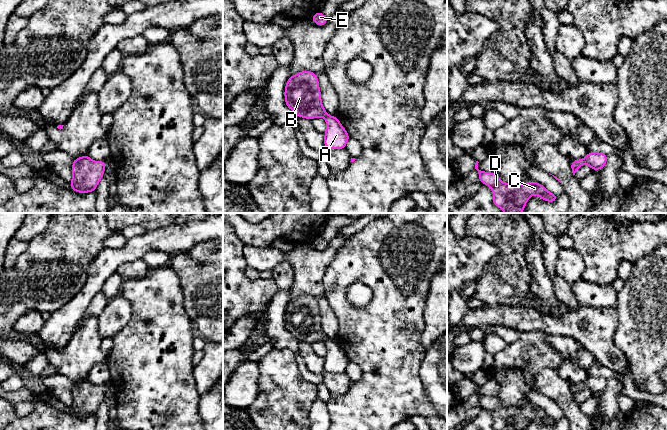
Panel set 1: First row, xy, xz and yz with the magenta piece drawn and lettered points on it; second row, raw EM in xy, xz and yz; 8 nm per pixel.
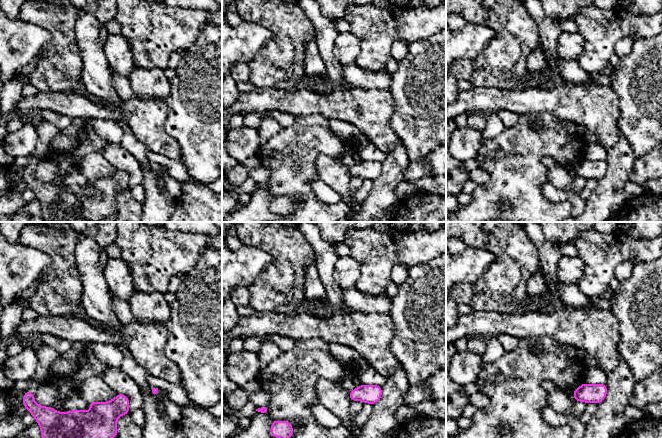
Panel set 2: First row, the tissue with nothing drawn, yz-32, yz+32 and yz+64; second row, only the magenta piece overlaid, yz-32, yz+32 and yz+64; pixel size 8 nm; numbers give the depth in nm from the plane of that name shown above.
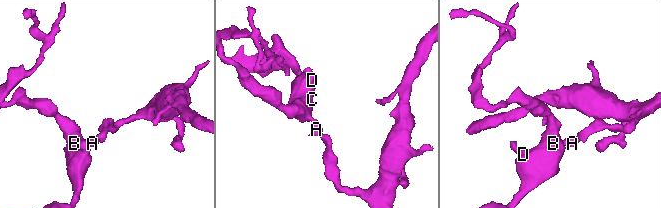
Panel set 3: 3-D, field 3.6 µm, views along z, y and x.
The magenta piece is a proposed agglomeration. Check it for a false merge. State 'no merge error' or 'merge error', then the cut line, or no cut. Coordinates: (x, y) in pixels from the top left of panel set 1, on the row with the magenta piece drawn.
no merge error; no cut

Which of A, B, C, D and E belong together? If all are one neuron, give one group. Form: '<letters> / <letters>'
A B C D E

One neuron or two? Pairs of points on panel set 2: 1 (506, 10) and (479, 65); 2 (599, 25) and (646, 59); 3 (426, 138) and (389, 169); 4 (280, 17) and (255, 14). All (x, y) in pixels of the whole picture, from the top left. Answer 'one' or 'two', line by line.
1: one
2: two
3: two
4: one

